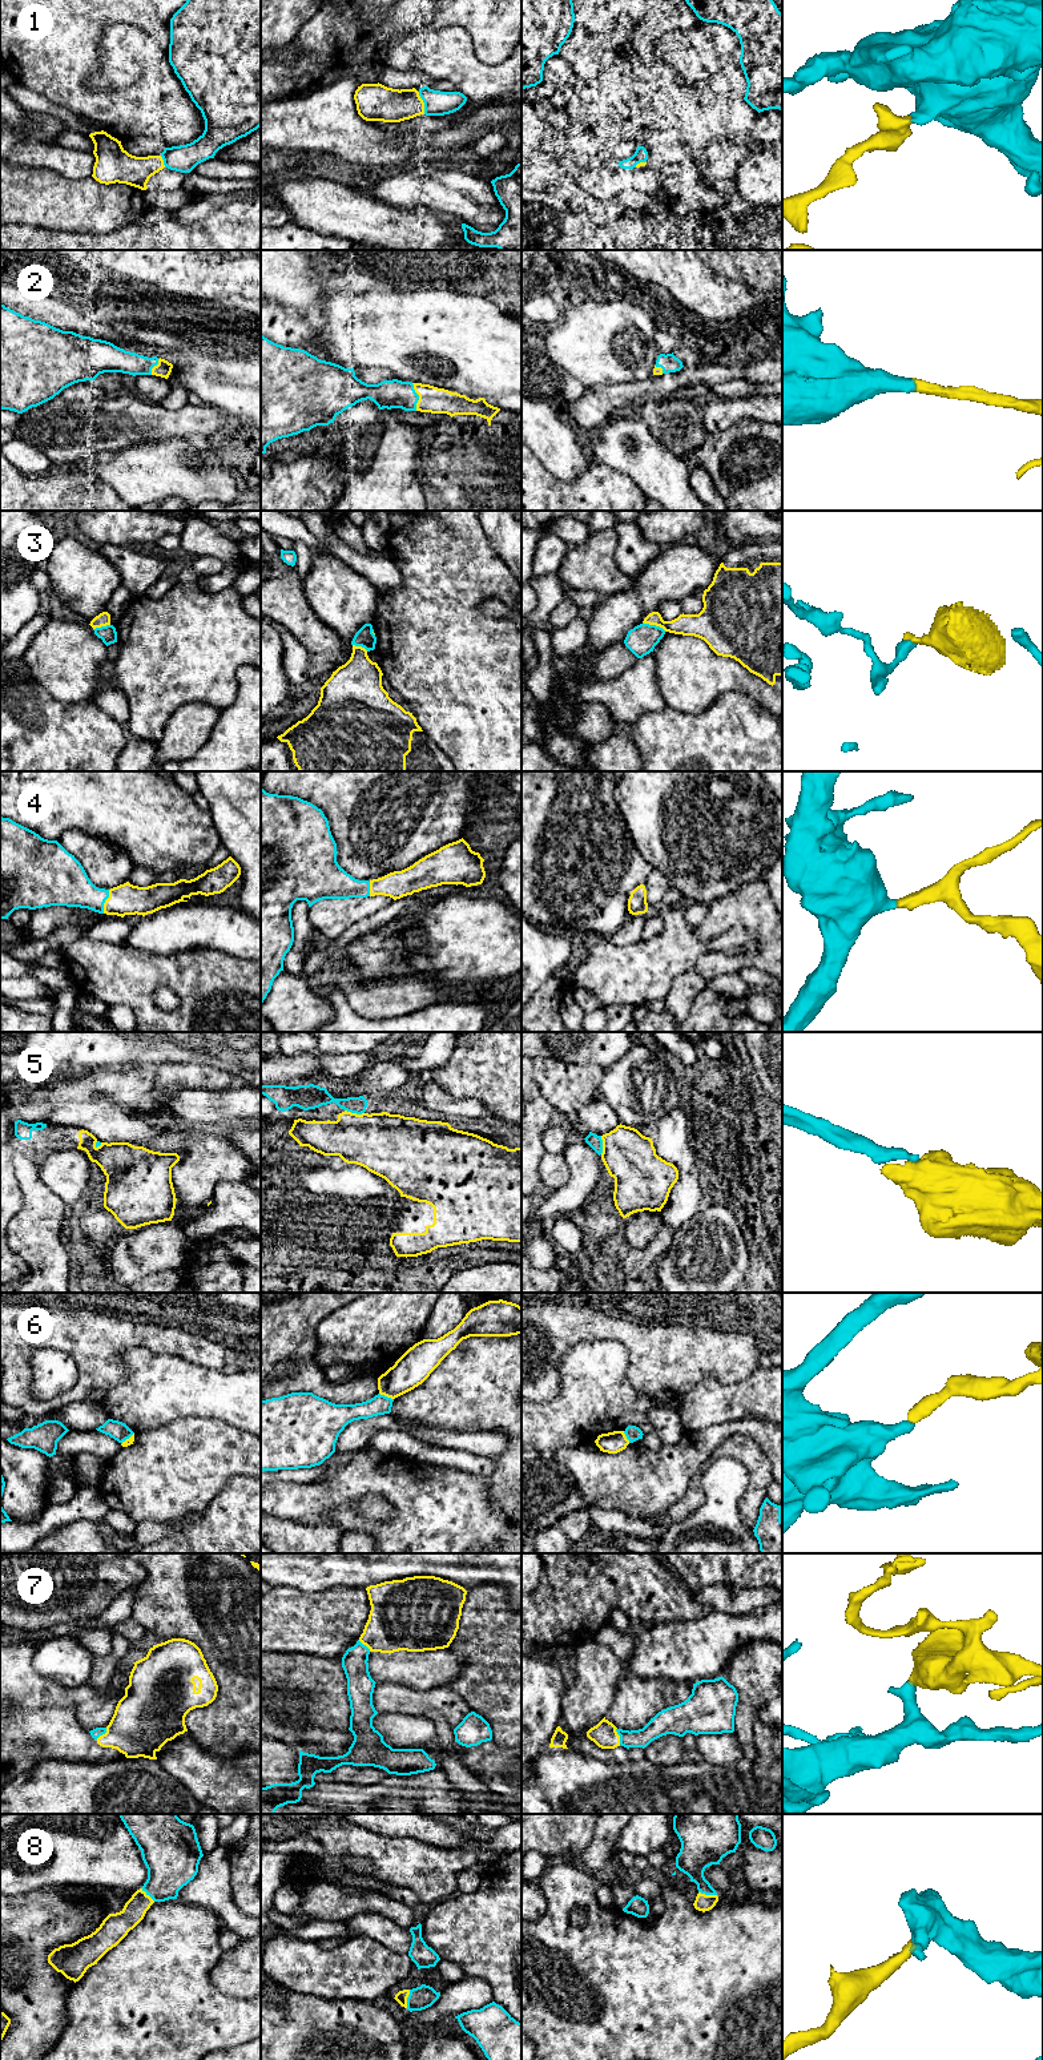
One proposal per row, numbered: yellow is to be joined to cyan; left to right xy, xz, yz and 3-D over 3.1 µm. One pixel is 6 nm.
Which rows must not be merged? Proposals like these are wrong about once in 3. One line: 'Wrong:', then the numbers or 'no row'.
Wrong: 3, 6

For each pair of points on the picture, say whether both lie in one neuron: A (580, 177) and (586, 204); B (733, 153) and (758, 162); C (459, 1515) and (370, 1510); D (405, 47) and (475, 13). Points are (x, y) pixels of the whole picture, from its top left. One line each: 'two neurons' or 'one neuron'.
A: two neurons
B: two neurons
C: two neurons
D: one neuron

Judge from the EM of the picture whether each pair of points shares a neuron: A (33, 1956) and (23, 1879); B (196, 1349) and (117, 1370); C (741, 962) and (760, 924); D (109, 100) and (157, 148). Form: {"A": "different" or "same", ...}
{"A": "different", "B": "same", "C": "same", "D": "different"}

